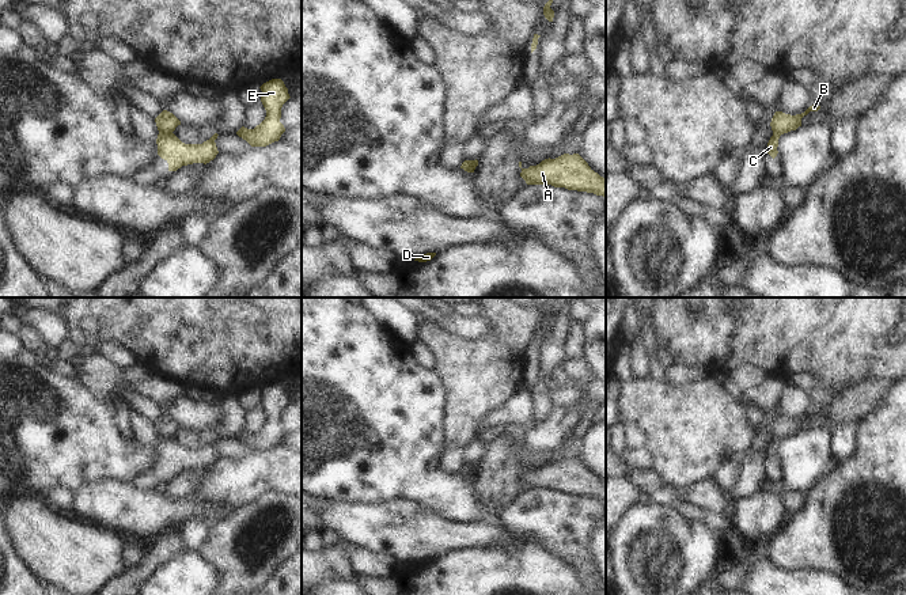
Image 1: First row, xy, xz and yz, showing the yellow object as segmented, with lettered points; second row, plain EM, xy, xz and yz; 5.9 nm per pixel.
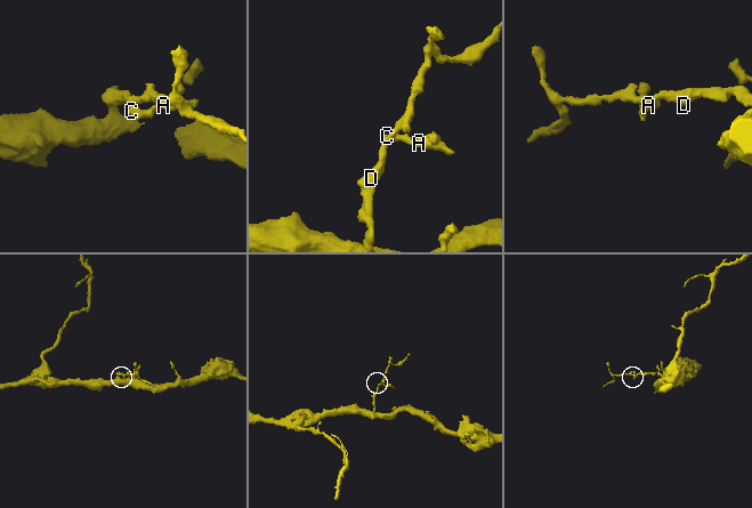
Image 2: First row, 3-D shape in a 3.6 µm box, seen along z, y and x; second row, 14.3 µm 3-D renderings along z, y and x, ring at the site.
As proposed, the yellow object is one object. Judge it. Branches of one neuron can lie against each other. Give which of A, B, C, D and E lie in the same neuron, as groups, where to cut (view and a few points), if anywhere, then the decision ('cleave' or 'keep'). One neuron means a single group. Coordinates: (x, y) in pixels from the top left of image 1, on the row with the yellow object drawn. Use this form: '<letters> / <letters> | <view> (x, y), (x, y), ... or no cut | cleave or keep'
A C E / B D | xy (171, 132), (159, 135) | cleave

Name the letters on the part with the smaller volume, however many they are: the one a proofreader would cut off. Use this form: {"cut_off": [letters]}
{"cut_off": ["A", "C", "E"]}

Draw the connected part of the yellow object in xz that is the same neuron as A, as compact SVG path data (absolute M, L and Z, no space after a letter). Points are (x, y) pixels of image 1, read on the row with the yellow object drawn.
M579 154L549 158L528 168L523 168L522 162L519 162L519 167L522 168L520 177L527 185L551 185L594 193L606 200L606 179L595 173Z

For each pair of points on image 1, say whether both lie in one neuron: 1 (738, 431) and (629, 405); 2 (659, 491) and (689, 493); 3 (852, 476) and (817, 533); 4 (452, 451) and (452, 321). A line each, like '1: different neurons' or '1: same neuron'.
1: same neuron
2: different neurons
3: same neuron
4: different neurons

